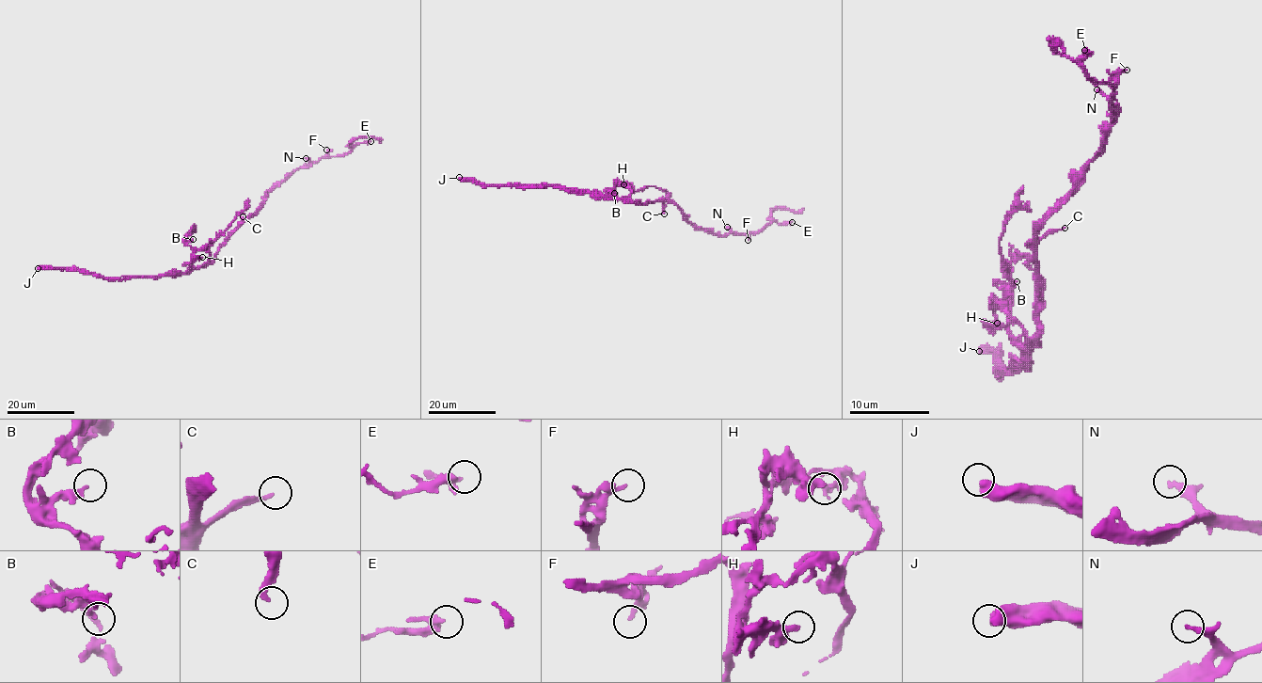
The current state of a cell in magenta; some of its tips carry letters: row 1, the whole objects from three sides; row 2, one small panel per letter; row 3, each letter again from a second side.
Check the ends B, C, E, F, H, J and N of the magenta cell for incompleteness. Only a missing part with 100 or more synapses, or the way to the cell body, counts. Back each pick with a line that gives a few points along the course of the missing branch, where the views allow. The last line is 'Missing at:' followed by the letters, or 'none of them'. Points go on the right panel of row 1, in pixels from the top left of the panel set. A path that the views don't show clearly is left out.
C: (1064, 228), (1082, 219), (1091, 212), (1091, 201), (1128, 171), (1130, 146), (1137, 132), (1116, 141)
Missing at: C

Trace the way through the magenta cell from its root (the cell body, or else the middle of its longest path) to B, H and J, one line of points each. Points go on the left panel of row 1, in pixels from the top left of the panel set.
B: (229, 236), (211, 262), (197, 267), (191, 265), (192, 248), (188, 245), (193, 239)
H: (229, 236), (211, 262), (197, 267), (191, 265), (194, 257), (202, 257)
J: (229, 236), (211, 262), (169, 276), (106, 278), (74, 270), (38, 268)

